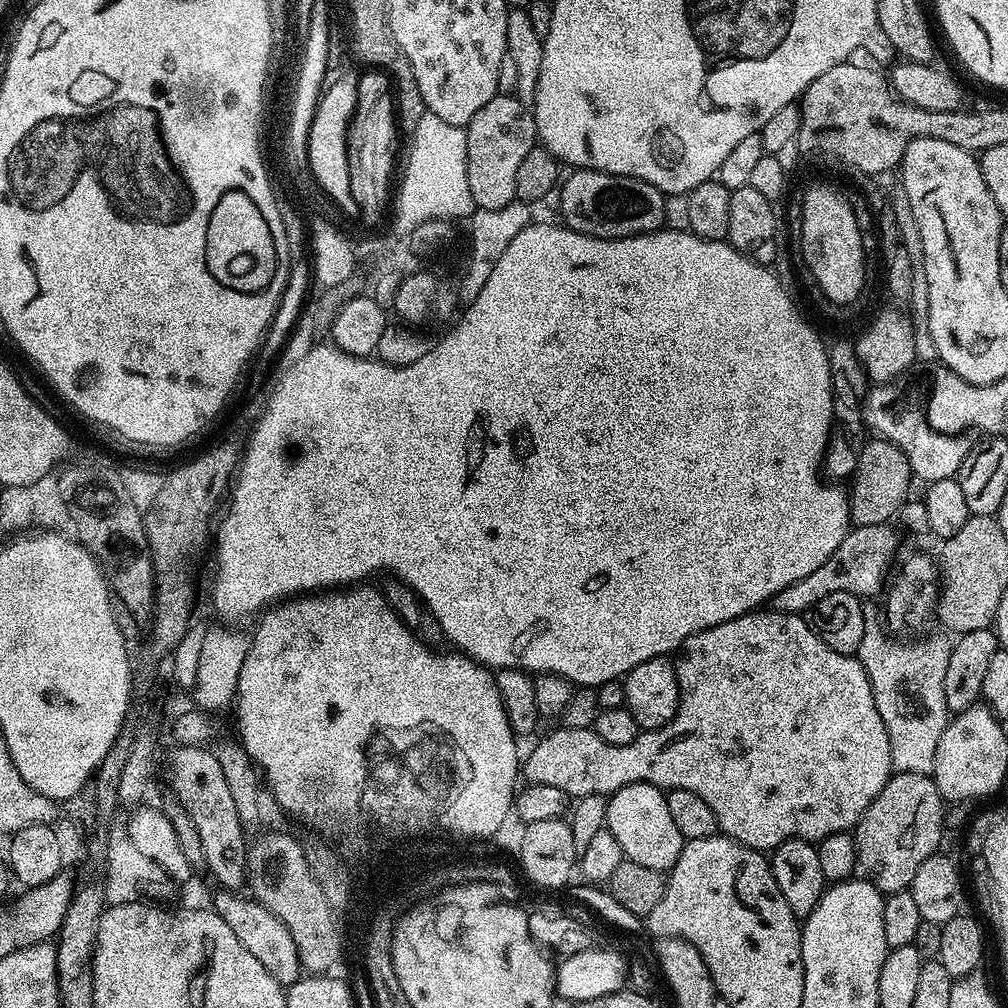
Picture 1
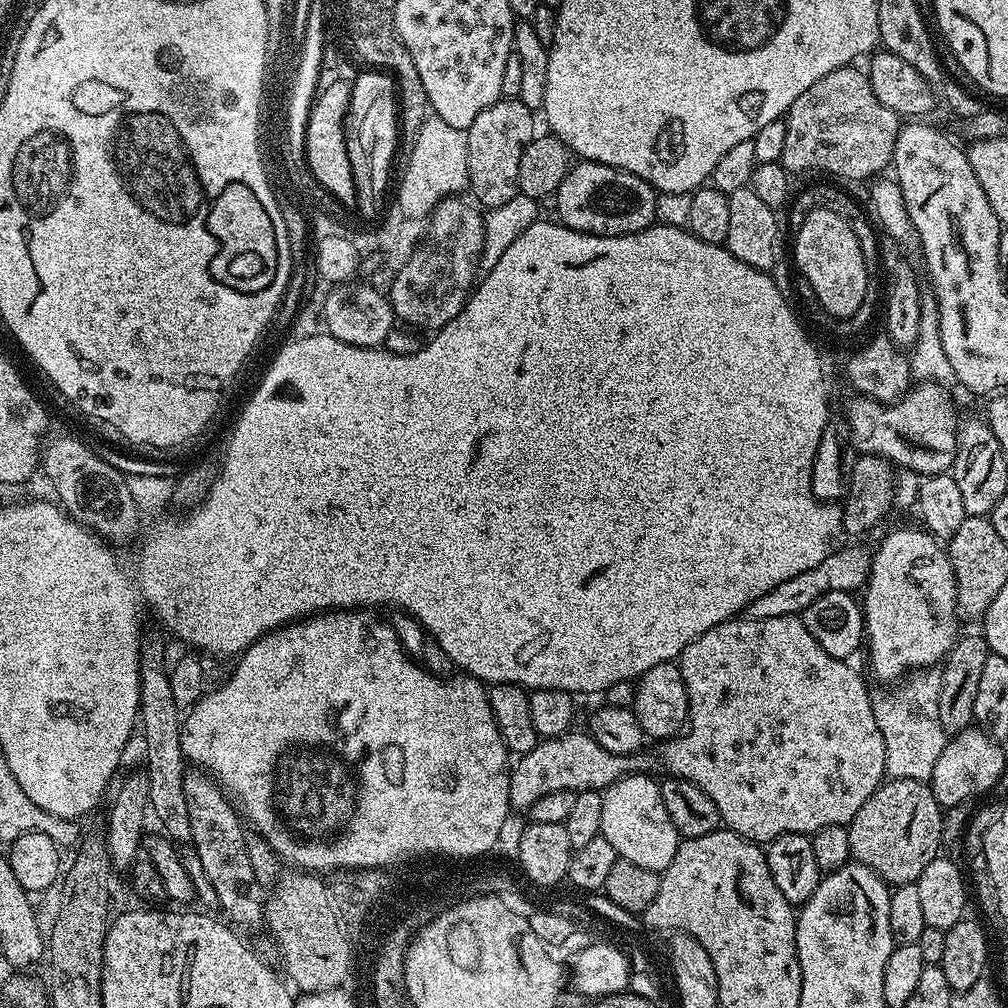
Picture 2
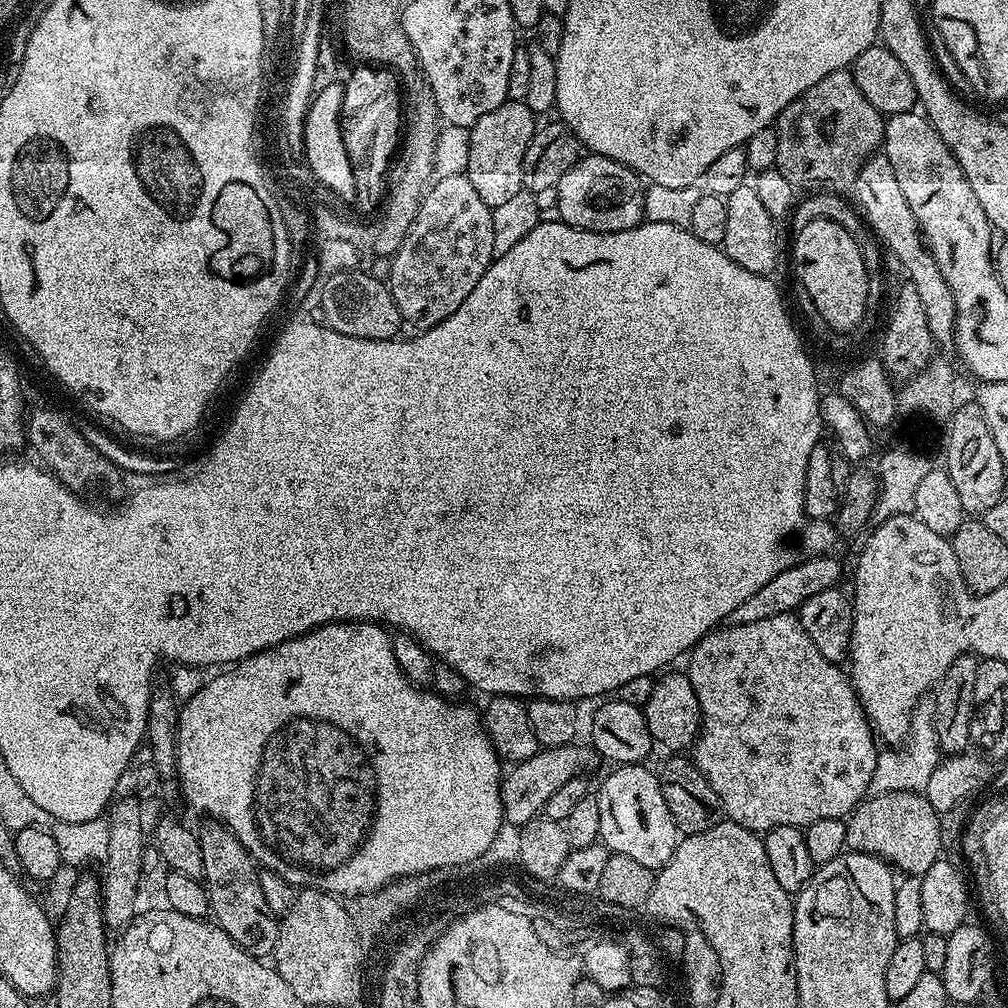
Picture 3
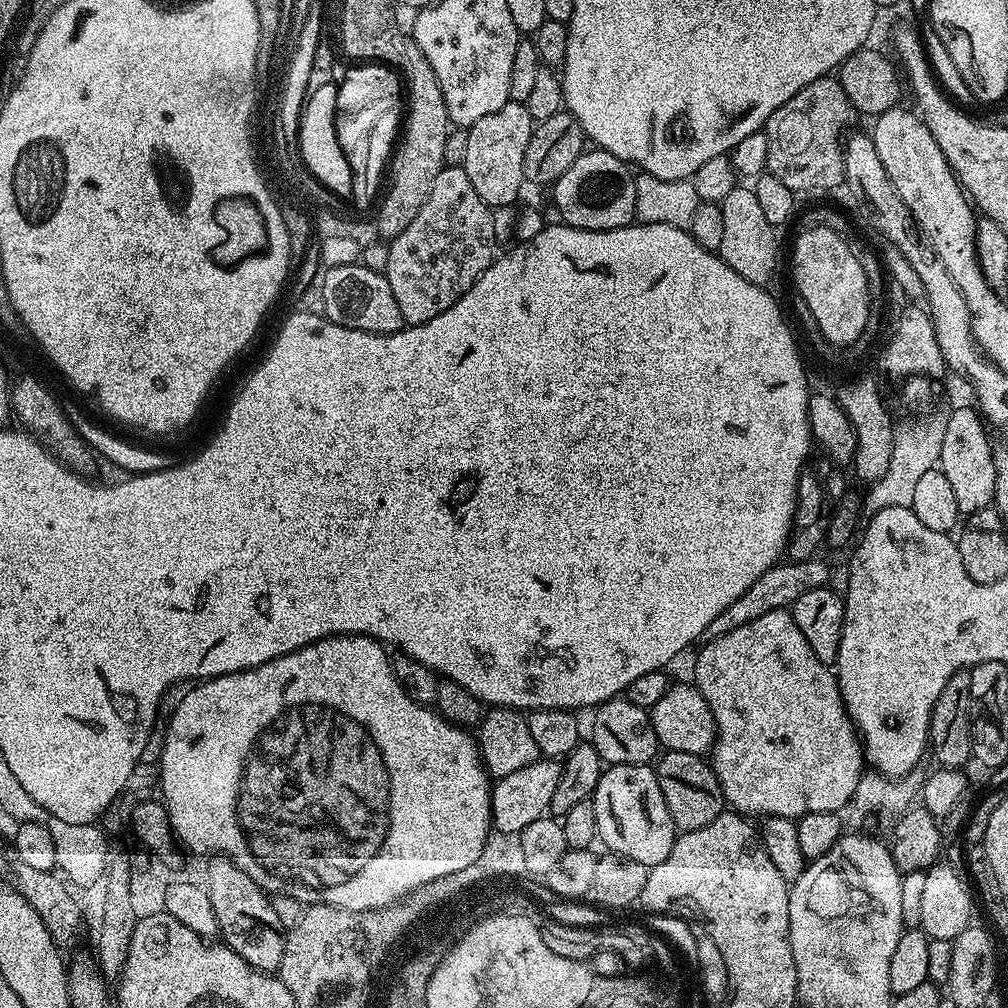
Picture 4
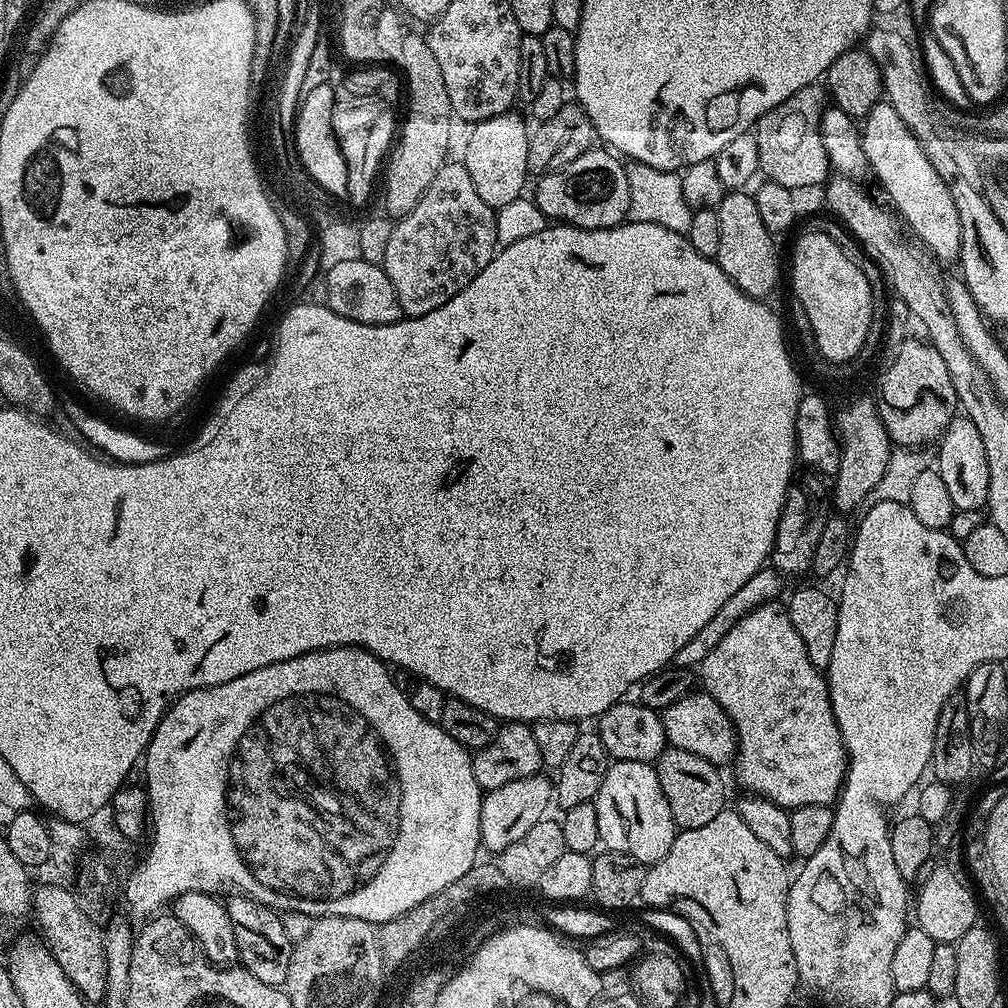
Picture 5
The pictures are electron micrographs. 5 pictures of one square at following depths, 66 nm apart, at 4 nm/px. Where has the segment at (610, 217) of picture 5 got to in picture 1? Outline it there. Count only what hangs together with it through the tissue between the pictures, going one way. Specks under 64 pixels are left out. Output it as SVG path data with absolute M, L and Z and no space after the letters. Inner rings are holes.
M577 168L569 173L568 181L566 176L558 188L561 216L559 219L575 232L603 240L621 240L659 232L665 227L666 196L654 186L629 176L611 176L589 168Z

